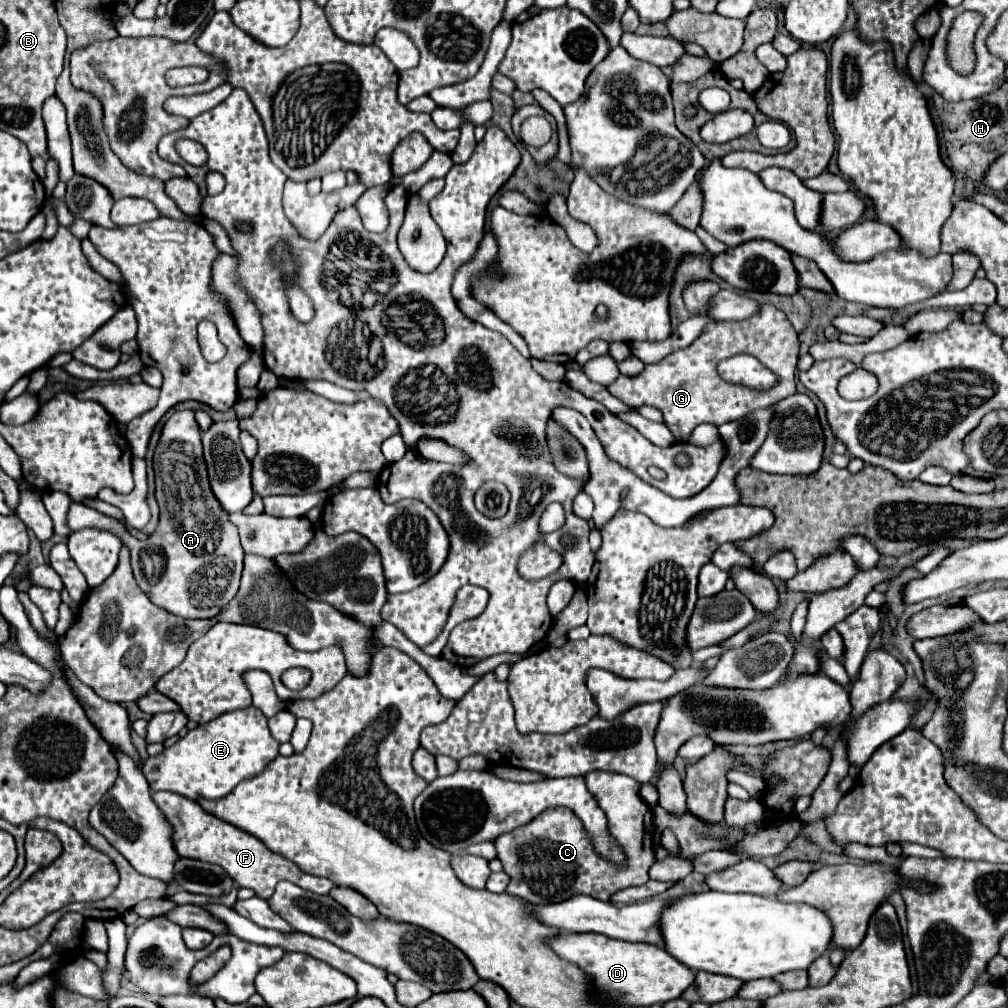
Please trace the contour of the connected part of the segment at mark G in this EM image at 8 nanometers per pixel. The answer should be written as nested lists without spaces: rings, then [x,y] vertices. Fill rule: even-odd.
[[[763,304],[757,316],[745,322],[715,322],[709,324],[703,334],[693,342],[693,346],[685,350],[677,350],[663,358],[657,364],[645,366],[645,372],[627,378],[619,376],[611,386],[609,392],[625,402],[631,408],[639,408],[643,404],[655,406],[663,414],[663,422],[671,430],[677,442],[687,442],[693,428],[697,424],[709,422],[721,426],[731,422],[733,418],[743,418],[749,410],[757,410],[761,406],[771,406],[791,394],[795,394],[795,368],[799,356],[799,338],[787,316],[771,304]],[[735,354],[751,354],[759,358],[769,370],[773,370],[781,382],[765,392],[757,394],[745,386],[733,386],[717,374],[717,364],[721,358],[731,358]]]

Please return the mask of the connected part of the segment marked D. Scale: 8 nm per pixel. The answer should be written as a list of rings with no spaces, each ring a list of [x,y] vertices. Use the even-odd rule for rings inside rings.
[[[559,934],[549,940],[549,946],[559,958],[575,962],[581,970],[587,970],[595,978],[597,992],[603,1002],[619,1002],[631,1006],[653,1006],[665,1004],[679,998],[695,980],[693,972],[685,968],[667,950],[653,944],[635,944],[615,940],[605,934]]]

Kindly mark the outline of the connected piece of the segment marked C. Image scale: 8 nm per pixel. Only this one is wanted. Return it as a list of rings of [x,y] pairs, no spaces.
[[[589,772],[585,776],[587,780],[587,788],[591,790],[591,794],[597,798],[599,806],[605,810],[607,814],[607,830],[609,834],[615,838],[615,842],[625,848],[625,856],[627,862],[625,864],[613,864],[613,862],[605,862],[601,860],[601,856],[595,852],[593,848],[593,840],[589,836],[589,832],[581,826],[581,820],[575,818],[575,814],[569,808],[547,808],[545,812],[541,812],[533,822],[507,832],[503,836],[499,836],[495,840],[497,852],[499,852],[499,860],[503,862],[503,870],[511,876],[511,882],[507,886],[507,894],[529,900],[537,906],[545,906],[545,904],[555,904],[555,902],[563,902],[565,898],[571,898],[575,894],[585,894],[603,902],[611,900],[611,894],[629,888],[629,886],[643,886],[649,880],[649,868],[655,862],[653,858],[653,812],[649,806],[645,806],[645,802],[639,796],[639,784],[625,776],[625,774],[615,774],[615,772]]]

